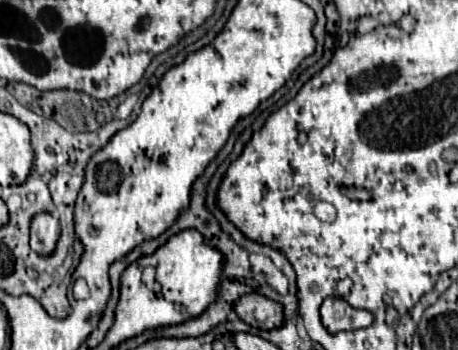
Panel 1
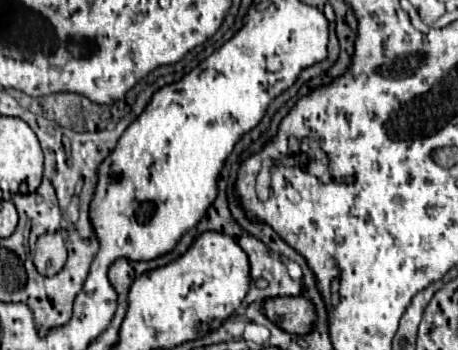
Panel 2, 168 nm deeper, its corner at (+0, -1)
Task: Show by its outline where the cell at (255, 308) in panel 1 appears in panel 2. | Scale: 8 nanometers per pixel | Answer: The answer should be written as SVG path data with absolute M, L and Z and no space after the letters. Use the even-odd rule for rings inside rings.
M305 296L293 298L271 298L265 302L265 314L279 328L291 334L307 334L315 324L313 302Z

